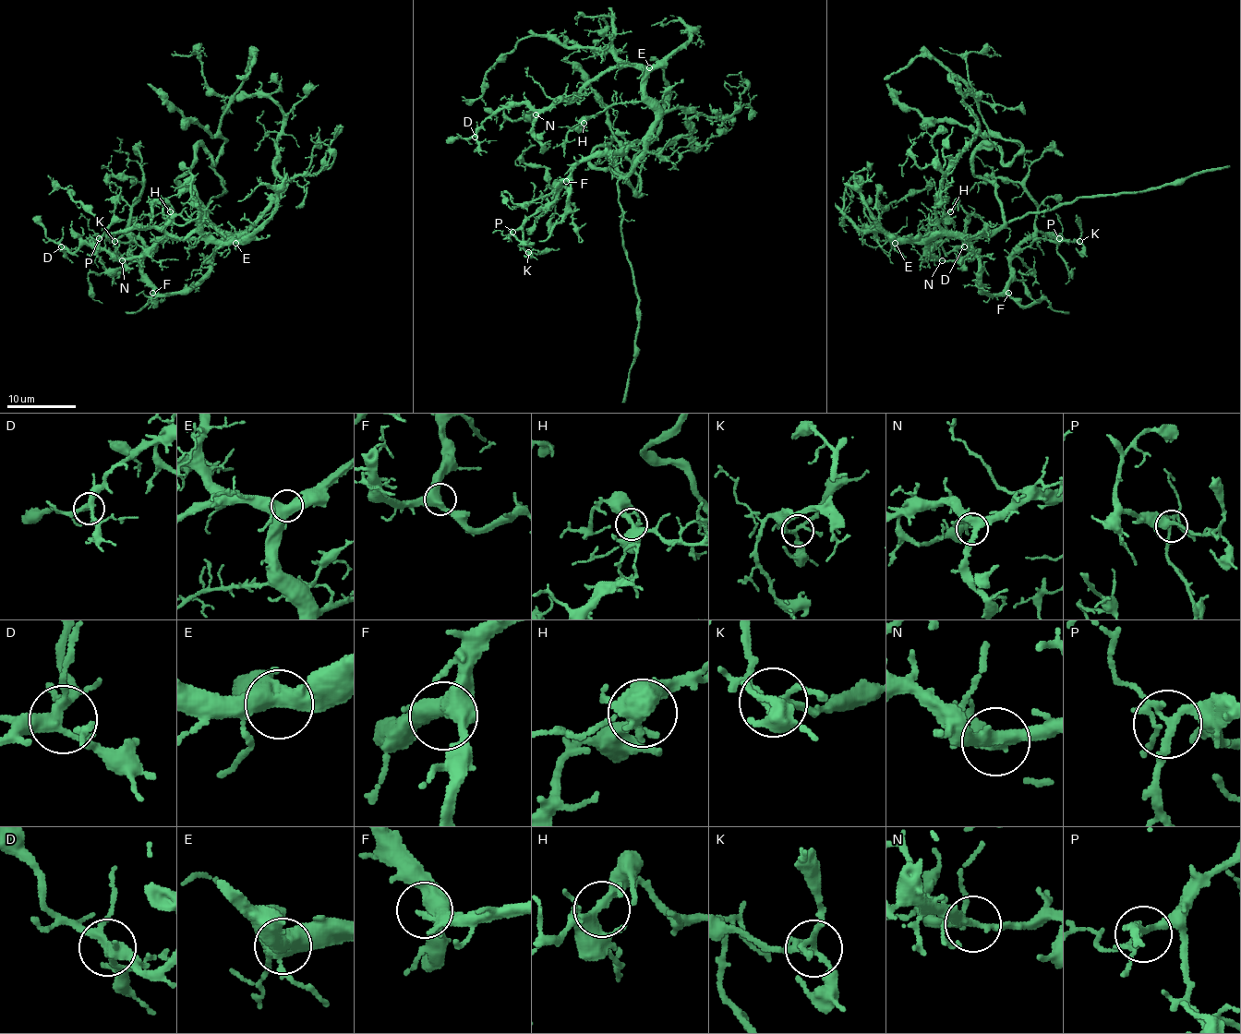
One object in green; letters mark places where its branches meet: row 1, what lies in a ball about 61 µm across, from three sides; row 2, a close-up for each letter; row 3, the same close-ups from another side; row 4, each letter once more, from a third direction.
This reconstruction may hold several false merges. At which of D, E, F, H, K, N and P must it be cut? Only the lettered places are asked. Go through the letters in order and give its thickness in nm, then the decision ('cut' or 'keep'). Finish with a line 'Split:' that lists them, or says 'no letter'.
D: calibre 280 nm; keep
E: calibre 500 nm; keep
F: calibre 440 nm; keep
H: calibre 340 nm; keep
K: calibre 200 nm; keep
N: calibre 320 nm; keep
P: calibre 190 nm; keep
Split: no letter

